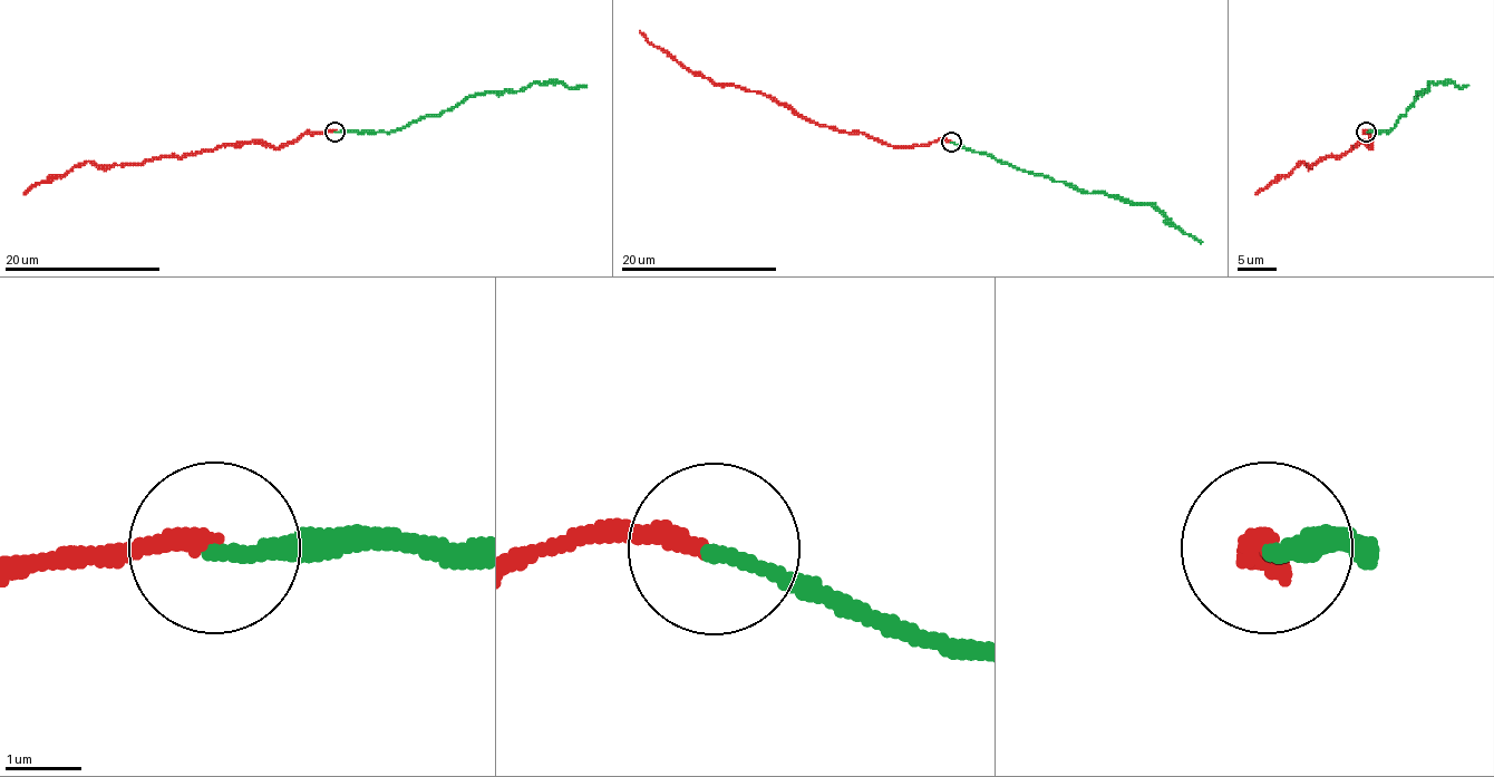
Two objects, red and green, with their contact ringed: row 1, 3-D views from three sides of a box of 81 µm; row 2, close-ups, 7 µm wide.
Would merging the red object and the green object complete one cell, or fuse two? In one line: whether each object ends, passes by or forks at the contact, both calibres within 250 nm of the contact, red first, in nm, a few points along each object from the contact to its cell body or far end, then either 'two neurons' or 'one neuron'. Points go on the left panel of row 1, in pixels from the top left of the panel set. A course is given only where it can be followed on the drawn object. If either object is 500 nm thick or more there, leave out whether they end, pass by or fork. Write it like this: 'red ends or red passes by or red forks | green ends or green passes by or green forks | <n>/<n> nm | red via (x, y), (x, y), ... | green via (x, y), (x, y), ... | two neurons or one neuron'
red ends | green ends | 240/200 nm | red via (335, 132), (304, 132), (272, 147), (249, 142), (145, 163), (86, 161), (23, 194) | green via (335, 132), (395, 132), (426, 116), (449, 110), (469, 97), (524, 90), (540, 83), (587, 85) | one neuron

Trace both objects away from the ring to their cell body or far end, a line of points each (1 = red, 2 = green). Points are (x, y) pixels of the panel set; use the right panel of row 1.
1: (1367, 132), (1370, 147), (1359, 142), (1339, 157), (1323, 157), (1310, 165), (1302, 161), (1255, 194)
2: (1367, 132), (1388, 132), (1417, 93), (1427, 90), (1429, 83), (1466, 85)

